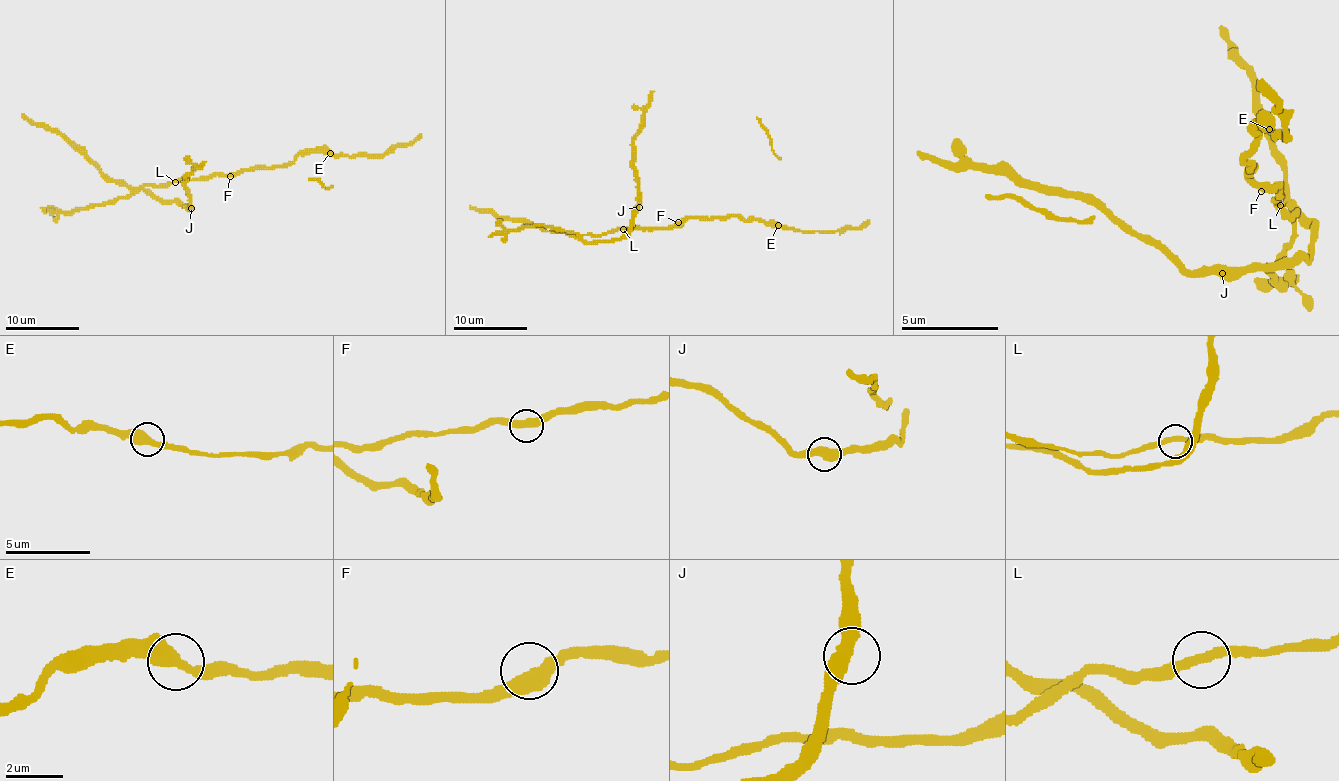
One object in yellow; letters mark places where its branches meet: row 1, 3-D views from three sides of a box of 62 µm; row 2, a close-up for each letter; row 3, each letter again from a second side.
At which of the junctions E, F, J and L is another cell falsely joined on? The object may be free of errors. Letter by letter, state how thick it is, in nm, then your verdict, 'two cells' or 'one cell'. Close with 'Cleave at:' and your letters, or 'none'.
E: 480 nm | two cells
F: 500 nm | one cell
J: 480 nm | one cell
L: 320 nm | one cell
Cleave at: E

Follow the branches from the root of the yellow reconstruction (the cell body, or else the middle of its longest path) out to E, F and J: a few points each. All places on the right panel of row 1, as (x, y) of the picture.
E: (1275, 200), (1275, 186), (1261, 186), (1246, 166), (1246, 152), (1256, 137), (1256, 128), (1270, 128)
F: (1275, 200), (1275, 186), (1265, 186), (1261, 191)
J: (1275, 200), (1294, 215), (1294, 224), (1314, 224), (1314, 249), (1270, 268), (1227, 268), (1222, 273)

